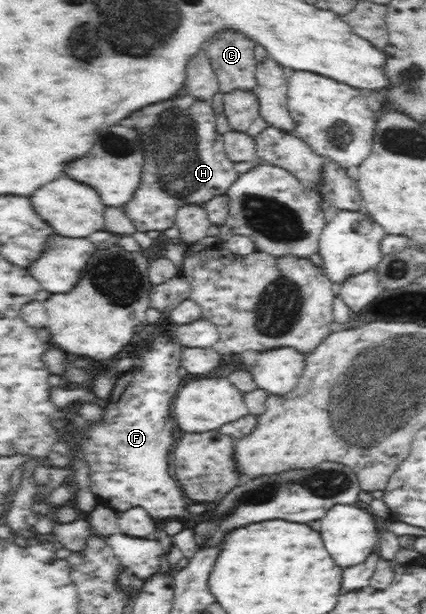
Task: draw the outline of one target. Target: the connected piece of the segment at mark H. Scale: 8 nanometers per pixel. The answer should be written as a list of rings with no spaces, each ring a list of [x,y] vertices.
[[[183,94],[145,107],[124,119],[124,127],[132,125],[140,131],[140,139],[144,143],[144,149],[148,151],[139,188],[132,196],[132,203],[128,203],[128,207],[122,207],[138,231],[162,232],[175,227],[175,215],[180,207],[188,203],[204,205],[216,195],[224,194],[240,177],[240,173],[236,172],[236,165],[226,156],[224,136],[216,132],[216,120],[217,114],[211,102],[202,102]]]

